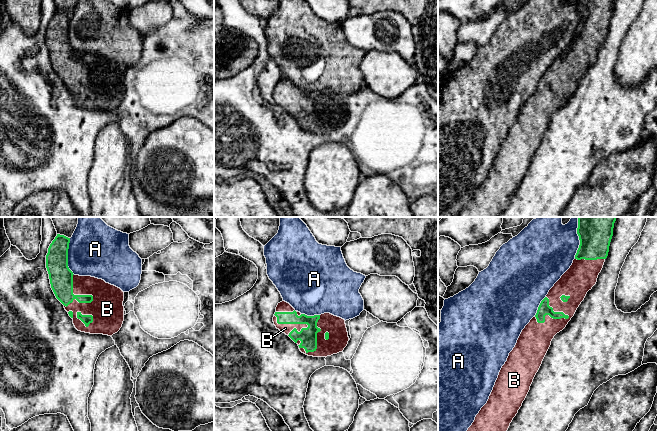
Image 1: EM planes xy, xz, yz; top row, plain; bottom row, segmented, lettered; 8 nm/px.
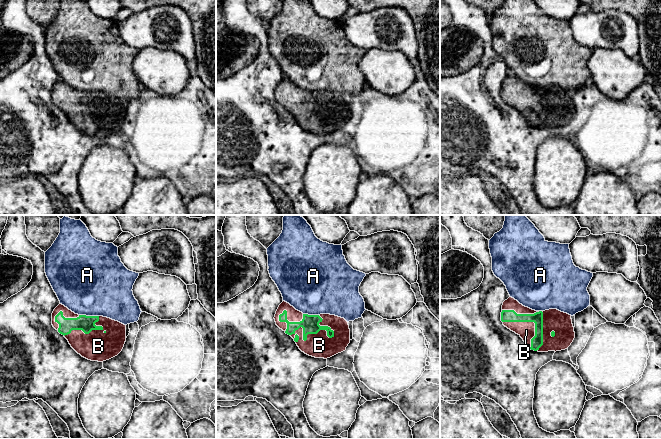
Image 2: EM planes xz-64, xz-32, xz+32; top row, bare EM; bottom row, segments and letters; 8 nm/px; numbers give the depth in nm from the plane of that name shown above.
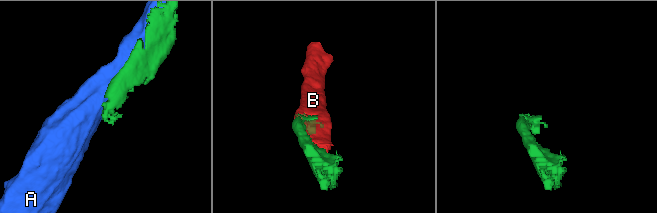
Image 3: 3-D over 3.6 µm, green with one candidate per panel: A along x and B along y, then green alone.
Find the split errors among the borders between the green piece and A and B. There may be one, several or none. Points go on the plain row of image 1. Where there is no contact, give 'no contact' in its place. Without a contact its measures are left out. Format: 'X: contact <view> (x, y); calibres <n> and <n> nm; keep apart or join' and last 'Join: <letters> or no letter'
A: contact xy (67, 32); calibres 190 and 440 nm; keep apart
B: contact yz (553, 87); calibres 100 and 240 nm; join
Join: B

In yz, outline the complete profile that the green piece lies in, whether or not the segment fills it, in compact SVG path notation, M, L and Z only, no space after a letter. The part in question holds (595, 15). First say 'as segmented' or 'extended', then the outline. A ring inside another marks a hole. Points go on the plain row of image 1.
extended; M578 0L580 21L572 41L549 66L541 77L536 91L522 106L515 123L499 148L487 179L458 217L497 217L507 208L530 166L552 115L566 103L587 68L596 60L608 32L613 4L614 0Z

